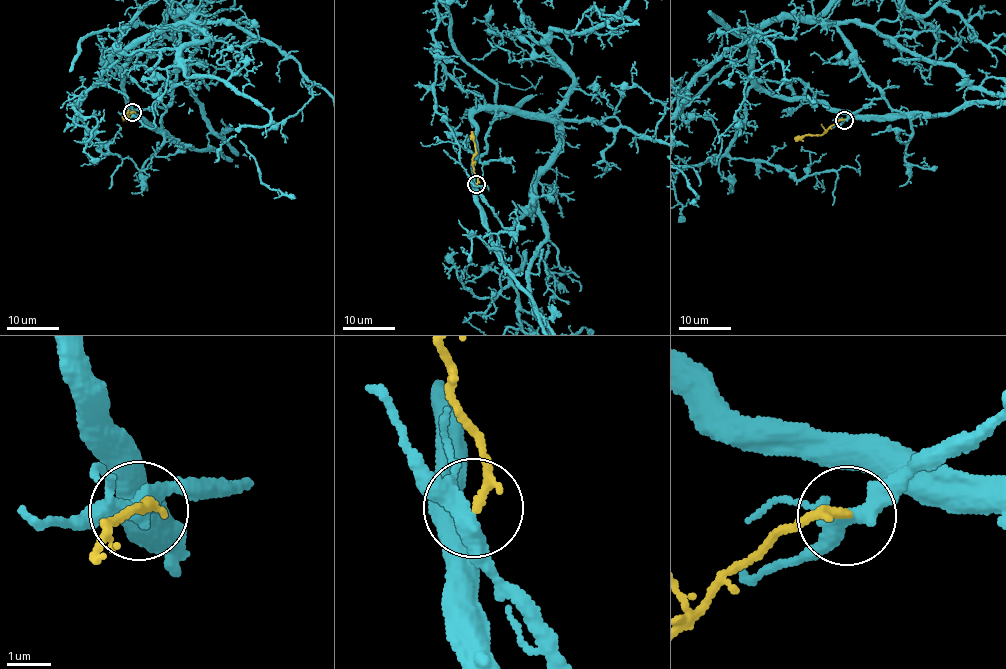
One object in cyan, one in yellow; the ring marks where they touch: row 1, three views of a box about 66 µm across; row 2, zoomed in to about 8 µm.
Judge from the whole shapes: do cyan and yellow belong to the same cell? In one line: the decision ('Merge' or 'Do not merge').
Merge

